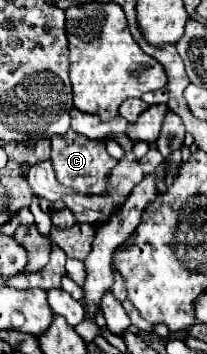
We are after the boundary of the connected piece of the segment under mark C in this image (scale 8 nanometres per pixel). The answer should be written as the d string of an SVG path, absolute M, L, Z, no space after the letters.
M69 130L63 136L51 138L51 164L63 186L69 186L81 194L103 196L107 190L107 176L117 160L107 154L103 140L85 140L85 136L77 136L77 132Z

